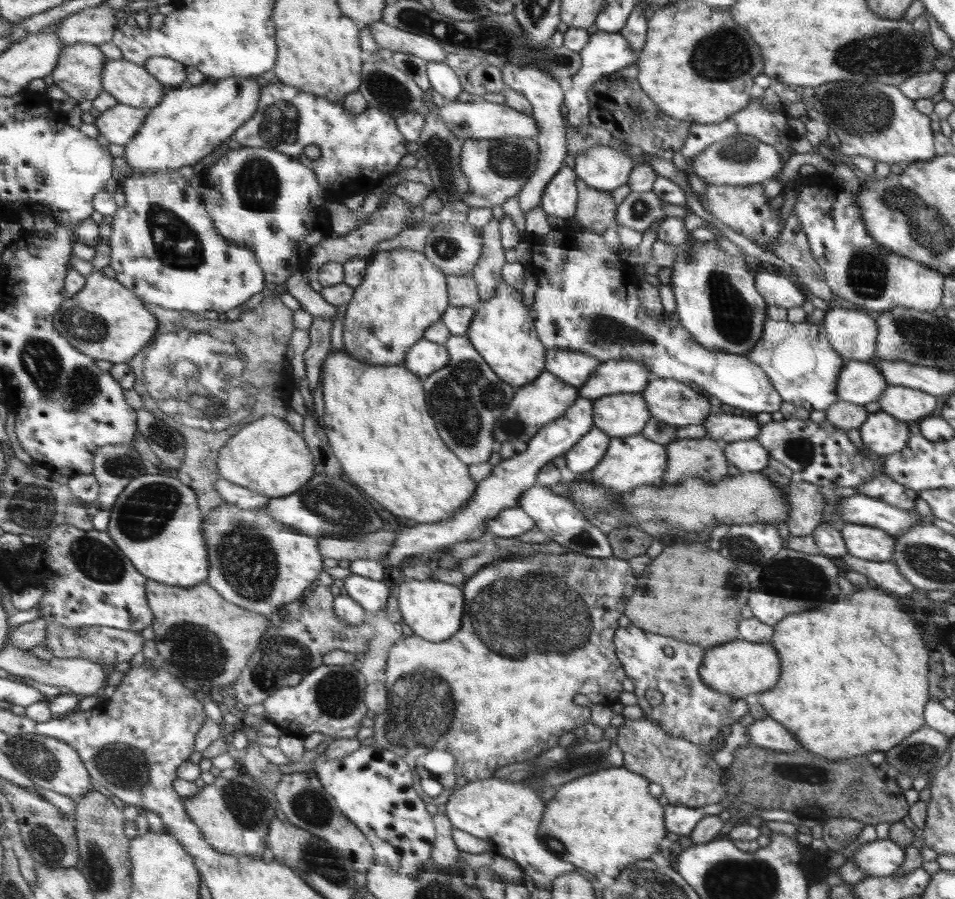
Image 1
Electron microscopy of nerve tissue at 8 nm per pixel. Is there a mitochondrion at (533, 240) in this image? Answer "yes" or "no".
no

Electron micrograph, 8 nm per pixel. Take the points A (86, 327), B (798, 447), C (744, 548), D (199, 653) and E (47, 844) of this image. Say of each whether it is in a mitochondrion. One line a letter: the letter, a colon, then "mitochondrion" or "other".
A: mitochondrion
B: mitochondrion
C: mitochondrion
D: mitochondrion
E: mitochondrion

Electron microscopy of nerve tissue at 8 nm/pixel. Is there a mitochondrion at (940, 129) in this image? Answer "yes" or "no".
no

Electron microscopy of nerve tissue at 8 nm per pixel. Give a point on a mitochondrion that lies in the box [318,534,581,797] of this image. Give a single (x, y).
(408, 725)

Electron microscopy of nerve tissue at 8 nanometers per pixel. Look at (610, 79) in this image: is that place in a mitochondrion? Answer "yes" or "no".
no

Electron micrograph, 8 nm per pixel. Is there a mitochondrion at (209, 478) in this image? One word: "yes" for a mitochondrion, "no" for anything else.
no

